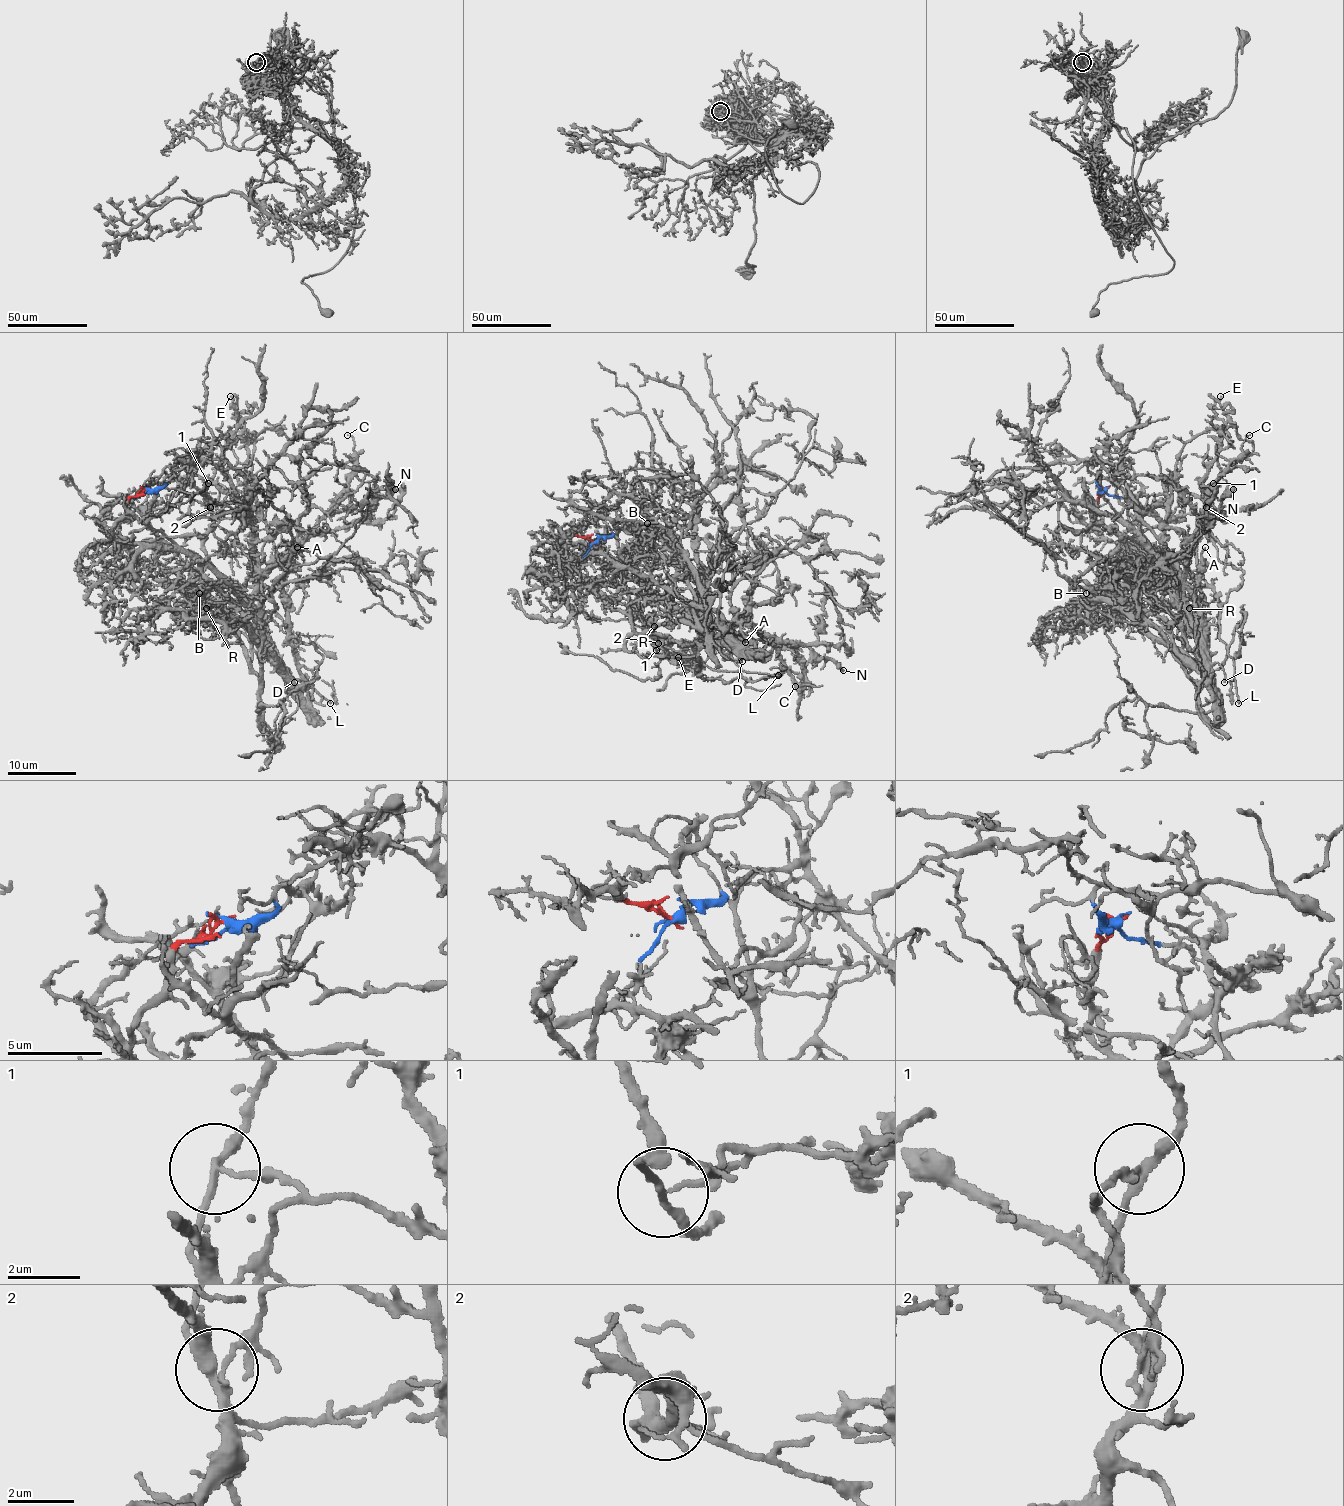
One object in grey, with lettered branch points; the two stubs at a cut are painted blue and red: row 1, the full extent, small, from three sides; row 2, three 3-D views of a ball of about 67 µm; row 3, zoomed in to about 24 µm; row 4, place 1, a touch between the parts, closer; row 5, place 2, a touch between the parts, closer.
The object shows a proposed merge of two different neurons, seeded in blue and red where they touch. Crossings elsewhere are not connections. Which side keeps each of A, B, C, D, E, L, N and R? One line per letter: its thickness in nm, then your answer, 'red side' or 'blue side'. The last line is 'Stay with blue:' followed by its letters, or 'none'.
A: 140 nm | red side
B: 160 nm | red side
C: 100 nm | red side
D: 140 nm | red side
E: 150 nm | blue side
L: 170 nm | blue side
N: 400 nm | red side
R: 120 nm | red side
Stay with blue: E, L

